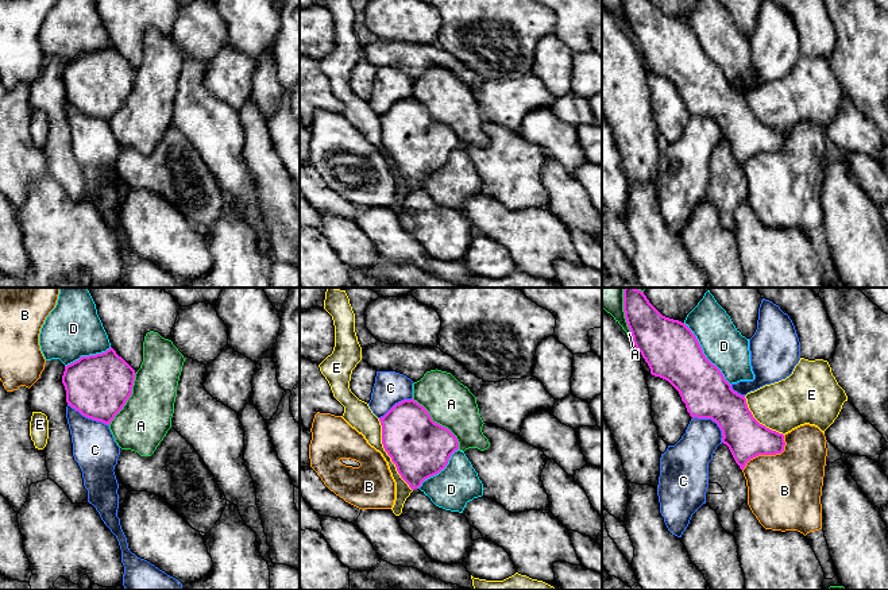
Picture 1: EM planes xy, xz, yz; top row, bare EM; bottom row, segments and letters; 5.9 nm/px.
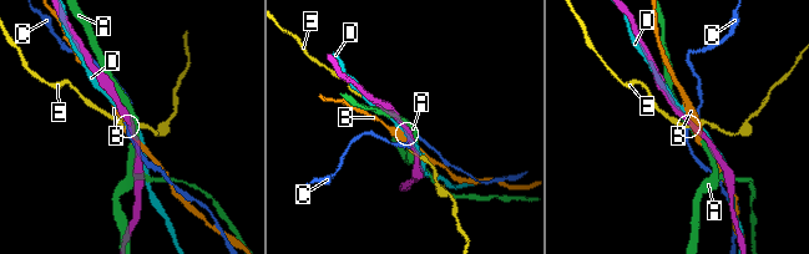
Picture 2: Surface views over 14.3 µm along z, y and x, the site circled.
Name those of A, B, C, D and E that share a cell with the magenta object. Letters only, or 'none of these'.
none of these

